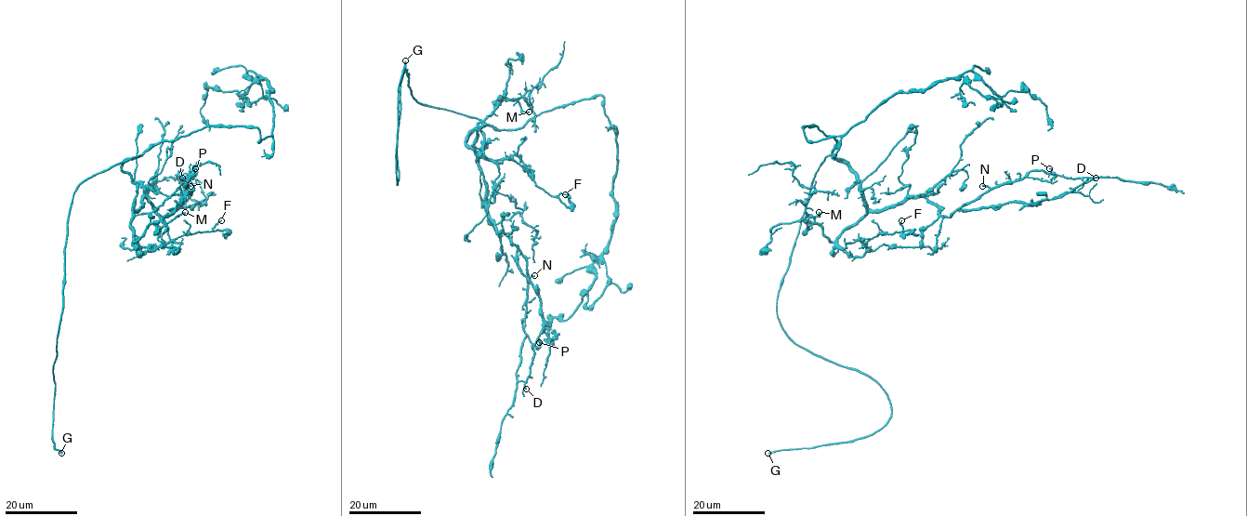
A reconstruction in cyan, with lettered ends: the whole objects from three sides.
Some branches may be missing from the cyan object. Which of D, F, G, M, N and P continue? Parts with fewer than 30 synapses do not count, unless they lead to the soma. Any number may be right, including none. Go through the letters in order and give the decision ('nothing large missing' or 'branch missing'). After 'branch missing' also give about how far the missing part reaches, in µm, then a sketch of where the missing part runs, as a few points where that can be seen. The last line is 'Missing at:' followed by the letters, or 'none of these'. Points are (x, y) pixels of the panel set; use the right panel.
D: nothing large missing
F: nothing large missing
G: branch missing | 40 µm | (767, 453), (724, 470), (710, 488), (718, 497), (731, 499)
M: nothing large missing
N: nothing large missing
P: nothing large missing
Missing at: G

